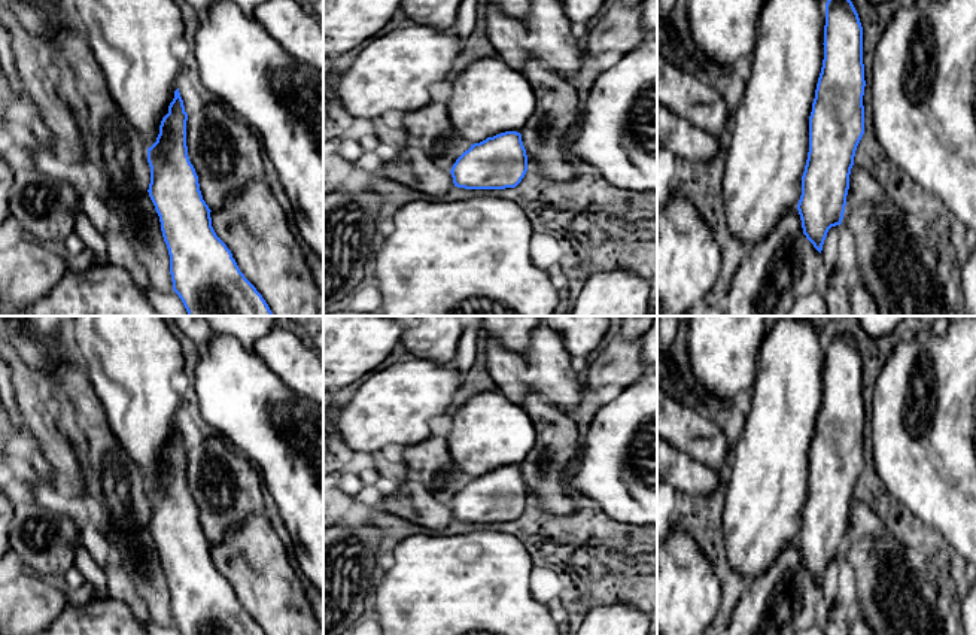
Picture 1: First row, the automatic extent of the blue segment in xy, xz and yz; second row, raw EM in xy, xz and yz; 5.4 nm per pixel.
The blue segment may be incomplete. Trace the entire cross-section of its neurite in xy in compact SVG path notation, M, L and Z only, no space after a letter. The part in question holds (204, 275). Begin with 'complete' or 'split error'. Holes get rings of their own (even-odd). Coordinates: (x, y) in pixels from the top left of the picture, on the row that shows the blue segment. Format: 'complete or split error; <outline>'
complete; M177 88L168 113L161 121L156 142L148 148L148 192L168 249L173 291L182 300L188 316L273 316L262 295L240 271L231 250L212 227L212 210L203 200L198 176L188 157L186 121L188 113Z

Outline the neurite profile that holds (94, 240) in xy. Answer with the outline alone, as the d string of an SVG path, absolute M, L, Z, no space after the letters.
M83 210L76 215L75 233L83 244L92 252L92 265L104 265L109 262L107 243L103 234L92 225Z

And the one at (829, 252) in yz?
M843 219L840 225L831 227L827 233L827 237L823 244L821 255L824 258L823 276L830 276L837 265L837 246L839 246L839 230L843 225Z

